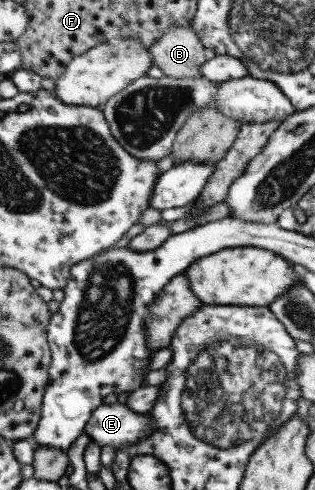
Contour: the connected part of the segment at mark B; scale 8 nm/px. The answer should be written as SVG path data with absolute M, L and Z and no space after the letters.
M169 26L169 29L156 39L153 45L149 45L147 51L152 53L155 66L159 67L165 76L177 79L201 76L199 66L209 55L191 27L177 26Z

